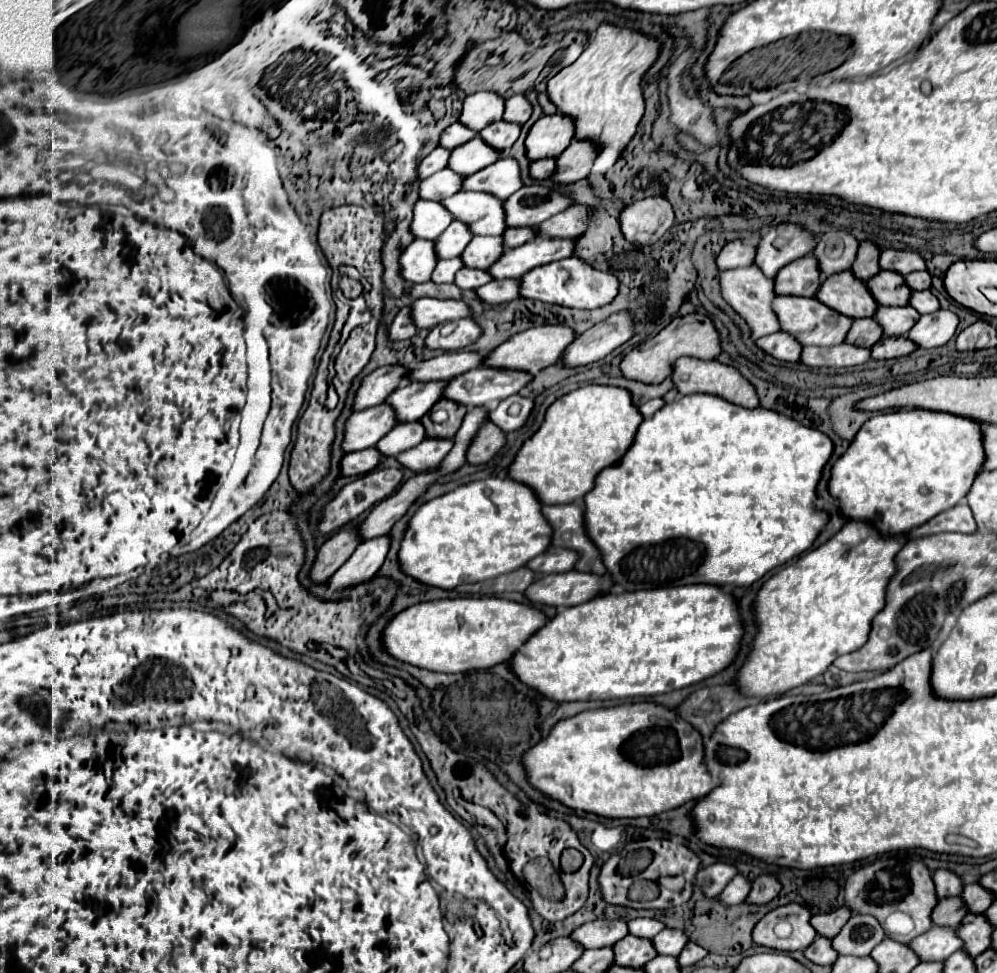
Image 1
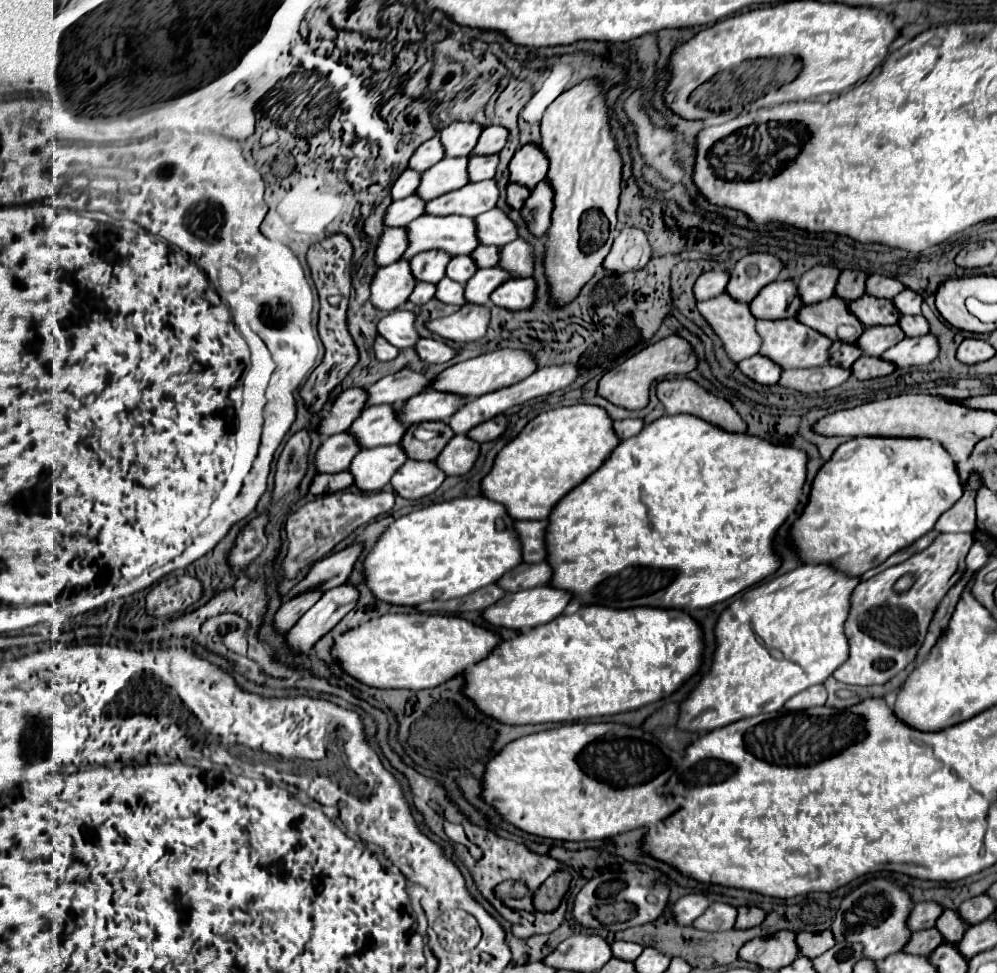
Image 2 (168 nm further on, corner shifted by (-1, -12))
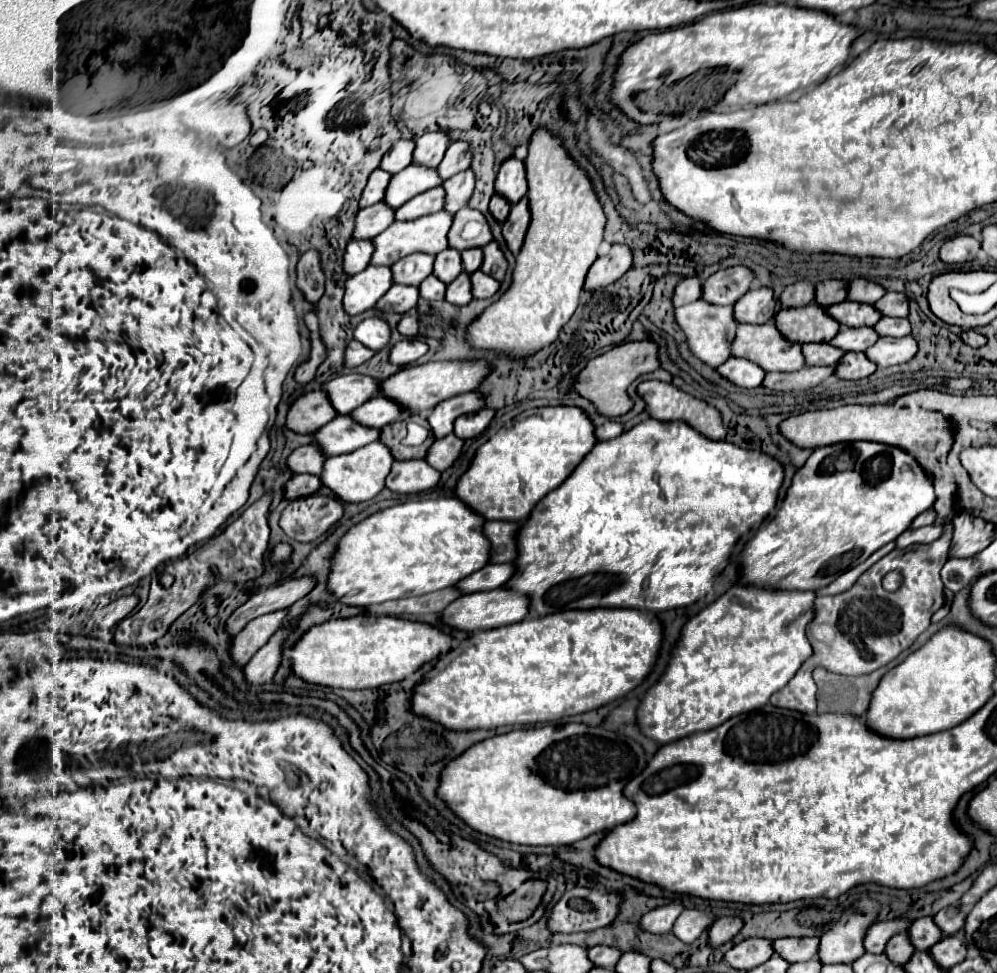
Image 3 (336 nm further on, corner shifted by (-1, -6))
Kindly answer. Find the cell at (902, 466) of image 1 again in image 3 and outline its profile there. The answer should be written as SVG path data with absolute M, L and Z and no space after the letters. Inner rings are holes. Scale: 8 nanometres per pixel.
M841 442L841 444L833 444L833 446L825 446L825 448L817 448L813 450L813 454L809 456L809 460L795 472L791 486L787 488L787 494L783 498L783 504L779 508L779 512L775 514L775 518L763 522L759 526L759 530L743 544L741 554L739 554L739 580L737 584L743 586L759 586L763 590L819 590L829 586L839 574L847 572L849 568L865 562L865 558L869 558L875 550L879 550L881 546L885 546L887 542L893 542L901 532L907 530L907 526L911 524L911 520L915 516L919 516L921 512L929 510L935 502L935 490L933 490L933 482L931 478L925 474L925 470L919 466L919 462L893 446L885 446L885 444L875 444L875 442Z

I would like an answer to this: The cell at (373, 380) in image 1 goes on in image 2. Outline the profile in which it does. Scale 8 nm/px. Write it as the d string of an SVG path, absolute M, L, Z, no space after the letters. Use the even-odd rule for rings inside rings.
M349 388L345 390L329 410L329 414L323 418L319 432L323 436L347 432L351 424L361 416L365 410L365 400L367 400L367 390L365 388Z

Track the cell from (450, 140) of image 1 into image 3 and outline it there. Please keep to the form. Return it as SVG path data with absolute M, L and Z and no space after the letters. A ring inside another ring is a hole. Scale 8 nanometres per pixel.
M399 140L395 142L395 146L391 146L391 150L383 156L383 162L381 162L381 170L389 172L389 174L395 174L403 168L407 168L411 164L411 154L413 154L413 140Z

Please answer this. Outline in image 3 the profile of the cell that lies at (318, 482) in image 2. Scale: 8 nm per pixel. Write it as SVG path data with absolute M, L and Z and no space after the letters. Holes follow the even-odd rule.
M295 474L291 480L285 484L285 498L287 500L297 500L315 494L321 488L319 476L309 476L309 474Z

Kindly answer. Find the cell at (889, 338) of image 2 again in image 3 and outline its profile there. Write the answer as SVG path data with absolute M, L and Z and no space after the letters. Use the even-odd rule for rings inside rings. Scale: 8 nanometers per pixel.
M841 326L839 334L831 340L831 346L843 350L843 352L865 352L869 346L877 342L877 332L873 328L847 328Z

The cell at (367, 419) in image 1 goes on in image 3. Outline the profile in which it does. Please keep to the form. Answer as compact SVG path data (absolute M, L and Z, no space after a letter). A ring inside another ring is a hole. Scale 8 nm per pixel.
M299 446L291 452L291 456L287 458L287 468L295 474L315 474L319 476L323 470L323 462L325 456L317 446Z

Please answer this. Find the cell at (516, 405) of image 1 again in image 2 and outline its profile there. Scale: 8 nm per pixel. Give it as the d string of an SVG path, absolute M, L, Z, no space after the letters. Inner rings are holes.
M499 414L495 418L479 424L477 428L471 428L469 436L473 440L477 440L477 442L491 442L491 440L499 438L507 430L507 422L509 422L509 418L505 414Z

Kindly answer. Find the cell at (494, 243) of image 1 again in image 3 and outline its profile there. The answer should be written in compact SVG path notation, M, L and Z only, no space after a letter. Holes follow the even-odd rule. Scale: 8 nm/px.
M447 248L447 250L443 250L443 252L439 252L439 254L435 256L433 274L435 274L441 282L445 282L445 284L453 282L453 280L461 274L461 270L463 270L461 254L455 252L453 248Z

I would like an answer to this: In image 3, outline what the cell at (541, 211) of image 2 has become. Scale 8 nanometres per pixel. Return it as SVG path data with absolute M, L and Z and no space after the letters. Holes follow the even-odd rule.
M523 198L521 202L517 202L515 206L511 206L509 218L503 222L503 240L509 248L509 252L517 254L523 246L523 238L529 226L529 208L527 208L527 200Z

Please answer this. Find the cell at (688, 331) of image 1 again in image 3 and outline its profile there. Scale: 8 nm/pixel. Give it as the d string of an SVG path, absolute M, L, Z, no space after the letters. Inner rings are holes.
M643 340L643 342L623 342L619 346L615 346L613 350L593 358L587 362L587 366L575 376L573 380L573 388L587 398L589 402L595 404L597 412L601 416L607 418L617 418L623 416L631 410L633 402L627 398L627 386L641 374L645 372L653 372L659 368L659 360L657 360L657 346L651 340Z

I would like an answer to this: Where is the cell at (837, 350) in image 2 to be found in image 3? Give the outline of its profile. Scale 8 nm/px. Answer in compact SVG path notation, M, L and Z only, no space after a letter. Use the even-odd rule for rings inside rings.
M827 342L821 344L803 344L805 364L809 366L837 366L845 352L829 346Z

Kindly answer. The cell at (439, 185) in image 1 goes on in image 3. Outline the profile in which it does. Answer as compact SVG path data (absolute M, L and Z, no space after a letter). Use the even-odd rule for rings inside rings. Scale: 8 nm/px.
M385 202L367 206L355 214L355 234L351 240L369 240L381 234L389 224L393 224L395 210L389 208Z

